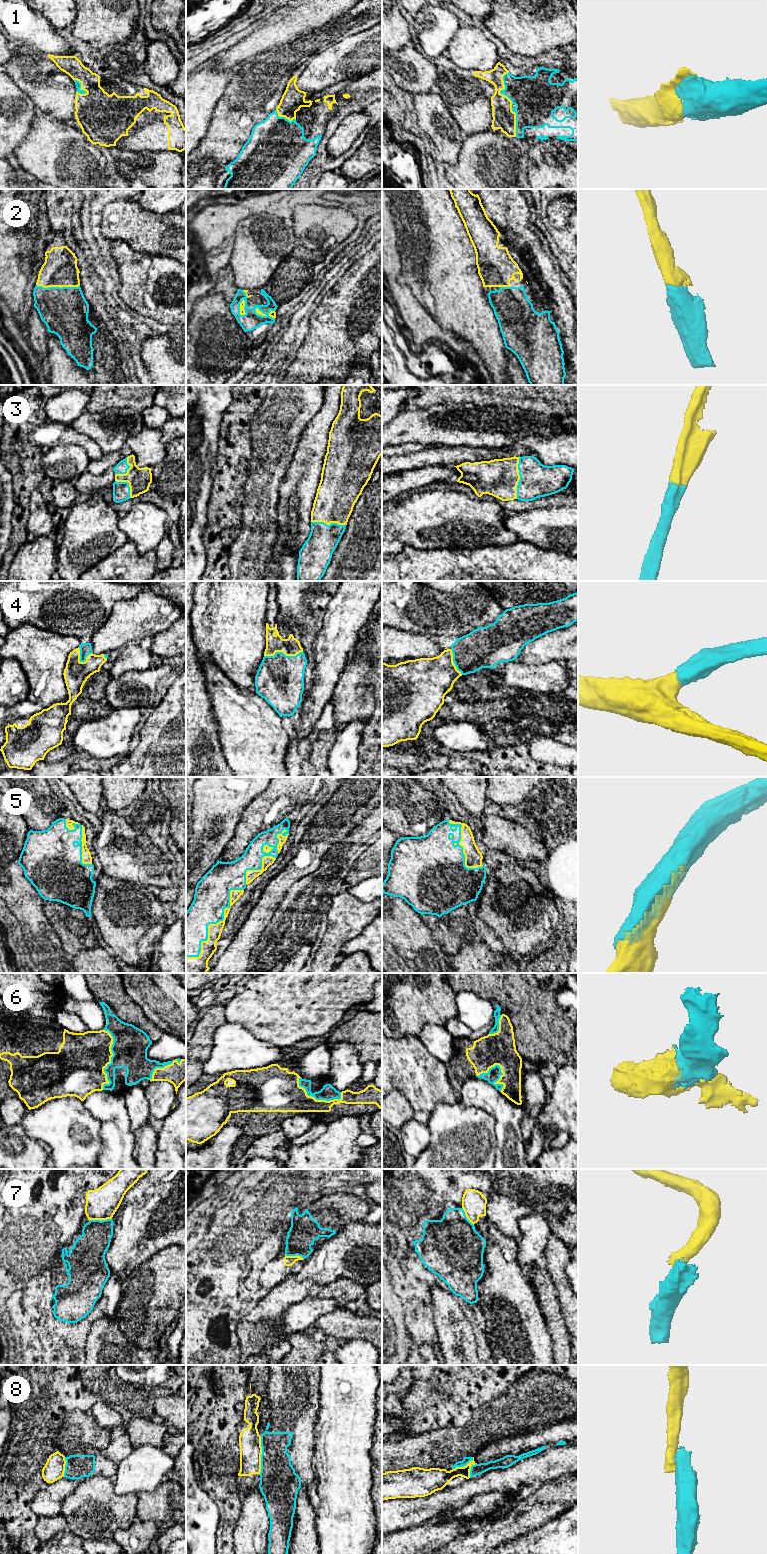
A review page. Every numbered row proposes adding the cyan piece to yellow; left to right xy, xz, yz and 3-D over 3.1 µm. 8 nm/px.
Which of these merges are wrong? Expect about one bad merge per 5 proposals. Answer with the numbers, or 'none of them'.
7, 8

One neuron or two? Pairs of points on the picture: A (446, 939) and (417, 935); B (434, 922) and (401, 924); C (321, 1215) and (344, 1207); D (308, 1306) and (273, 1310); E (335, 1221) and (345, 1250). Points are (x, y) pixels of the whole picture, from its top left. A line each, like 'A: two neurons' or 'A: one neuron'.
A: two neurons
B: two neurons
C: one neuron
D: two neurons
E: two neurons

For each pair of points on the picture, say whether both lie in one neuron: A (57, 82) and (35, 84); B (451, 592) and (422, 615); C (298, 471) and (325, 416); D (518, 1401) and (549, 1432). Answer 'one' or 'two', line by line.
A: one
B: one
C: one
D: two

